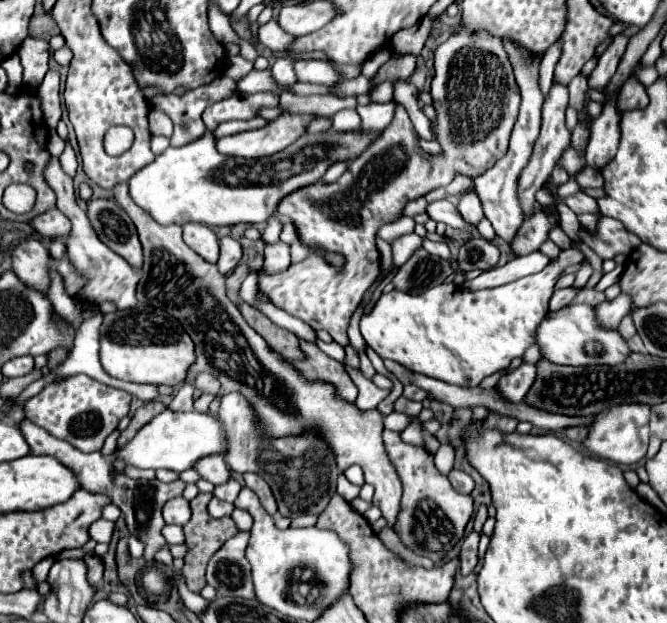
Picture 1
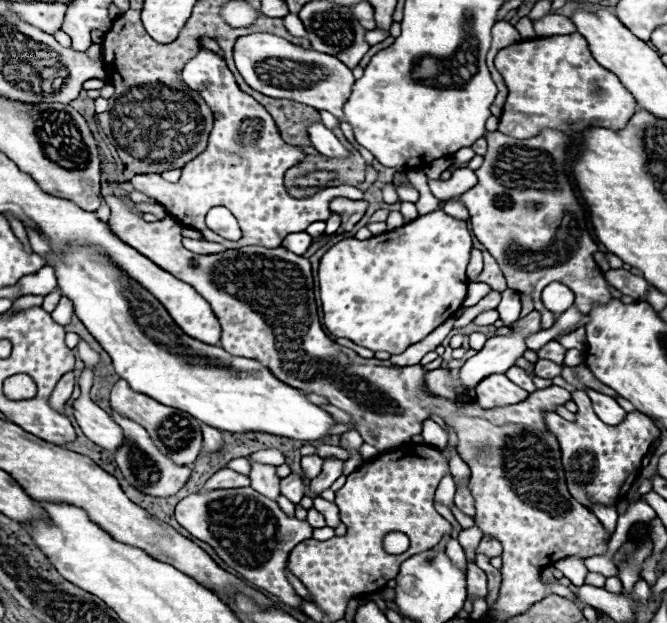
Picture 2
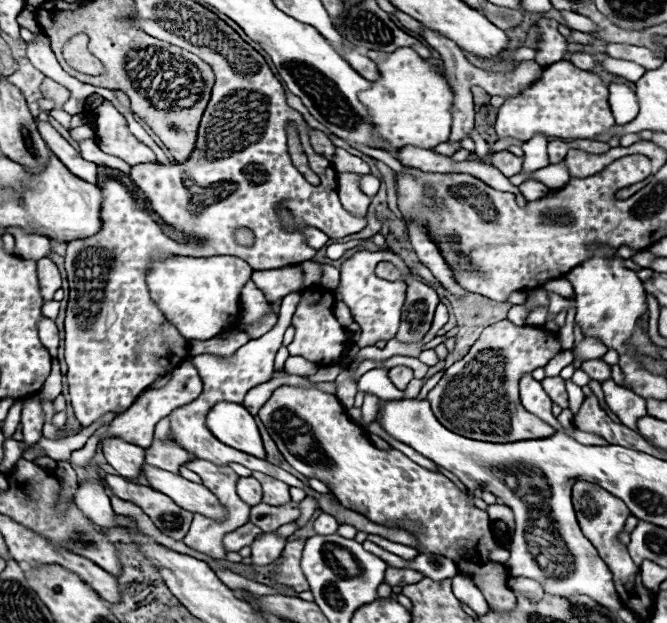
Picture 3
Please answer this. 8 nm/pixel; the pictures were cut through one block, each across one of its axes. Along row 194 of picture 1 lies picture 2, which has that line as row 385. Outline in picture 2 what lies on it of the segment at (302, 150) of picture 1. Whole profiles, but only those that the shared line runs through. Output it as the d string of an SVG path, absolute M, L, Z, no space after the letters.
M26 226L26 234L28 234L32 250L40 254L46 260L46 264L56 270L58 288L62 296L70 298L74 306L74 314L84 322L88 332L110 354L116 374L124 378L132 386L132 390L148 394L150 398L156 398L158 402L166 406L184 410L192 414L194 418L218 430L228 430L228 432L254 430L254 432L270 432L276 436L286 436L286 438L294 438L302 442L312 442L326 436L328 430L334 426L334 420L326 410L308 402L300 390L292 390L290 386L284 386L280 380L276 380L270 374L270 370L260 366L260 362L252 362L248 358L236 358L224 352L220 346L210 346L200 340L188 338L174 324L174 320L164 310L164 306L144 286L140 286L134 278L130 278L118 266L114 268L114 262L108 258L104 248L74 246L74 248L68 248L64 256L58 256L50 246L48 236L38 234L30 226Z

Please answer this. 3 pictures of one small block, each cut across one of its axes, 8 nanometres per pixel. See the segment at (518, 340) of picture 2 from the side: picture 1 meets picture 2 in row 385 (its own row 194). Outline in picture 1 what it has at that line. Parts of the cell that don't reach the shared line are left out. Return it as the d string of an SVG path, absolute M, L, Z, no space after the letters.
M468 190L462 194L460 204L458 204L458 212L462 214L462 218L466 222L472 222L472 224L478 224L482 220L482 202L474 190Z

